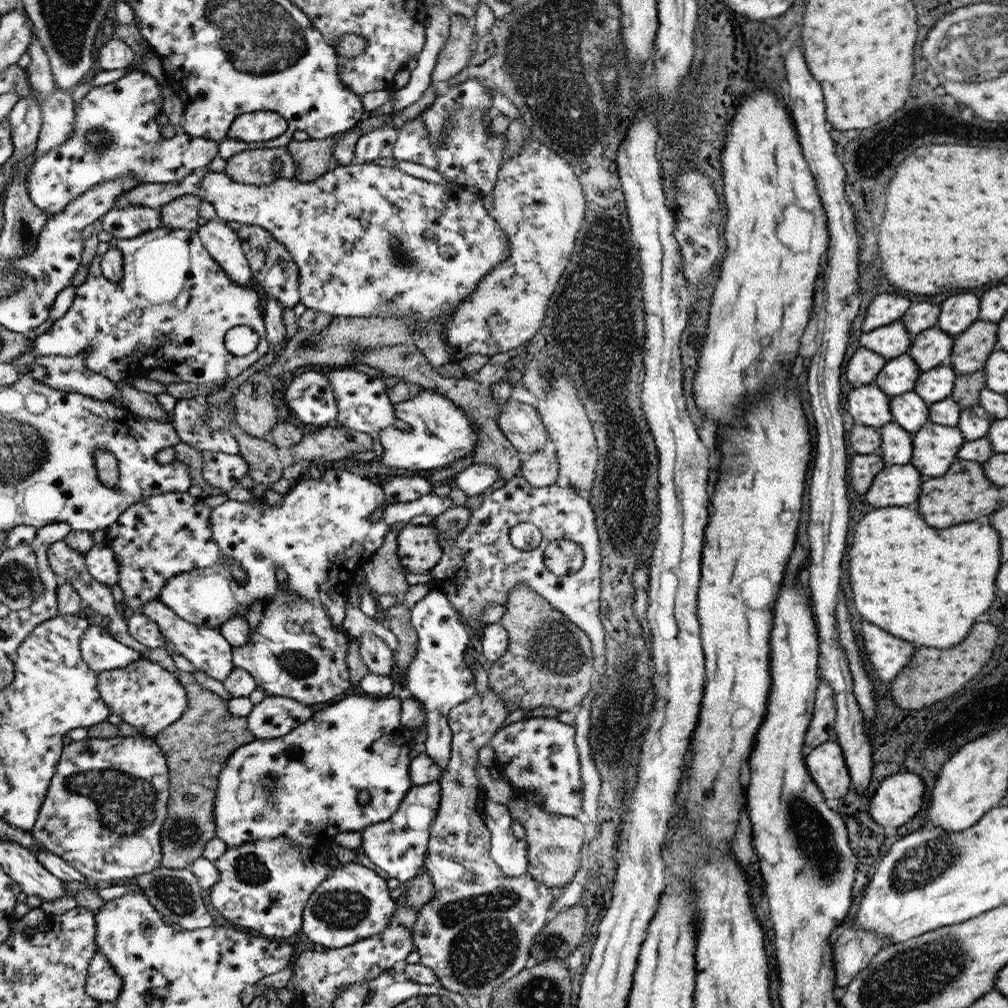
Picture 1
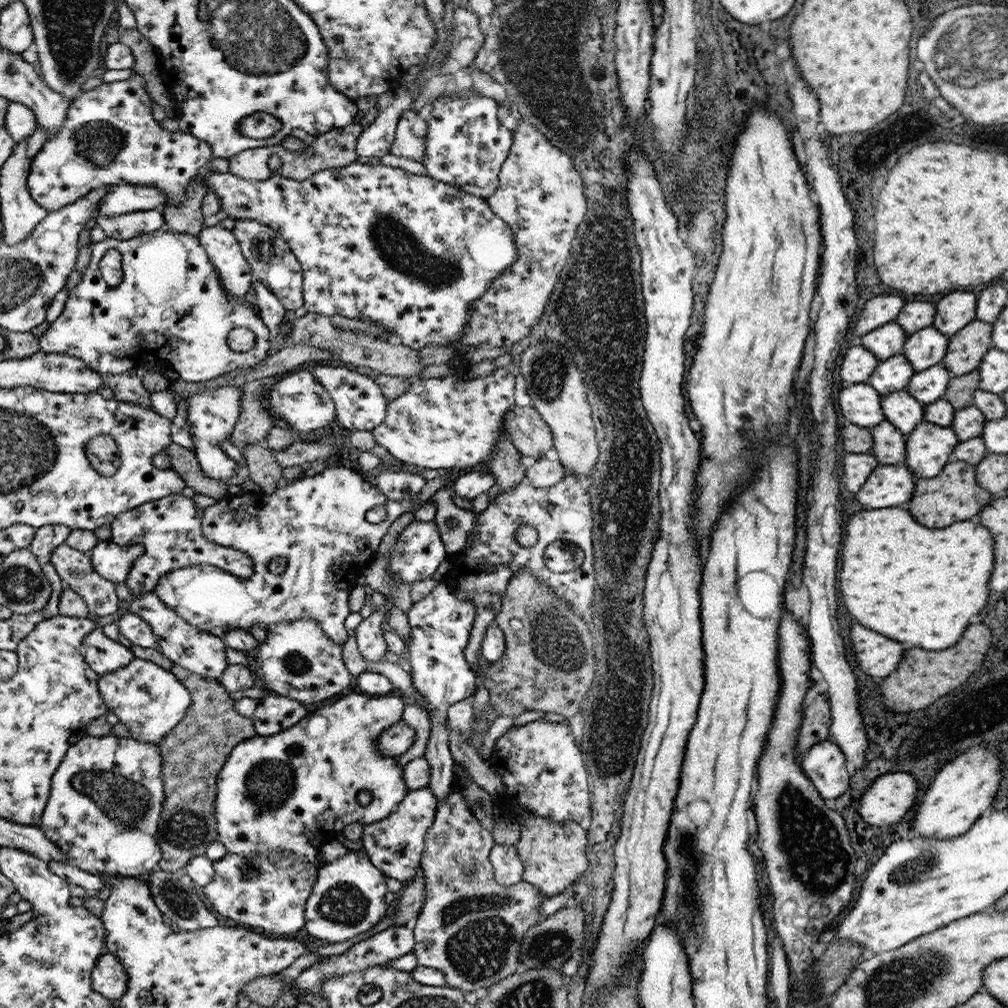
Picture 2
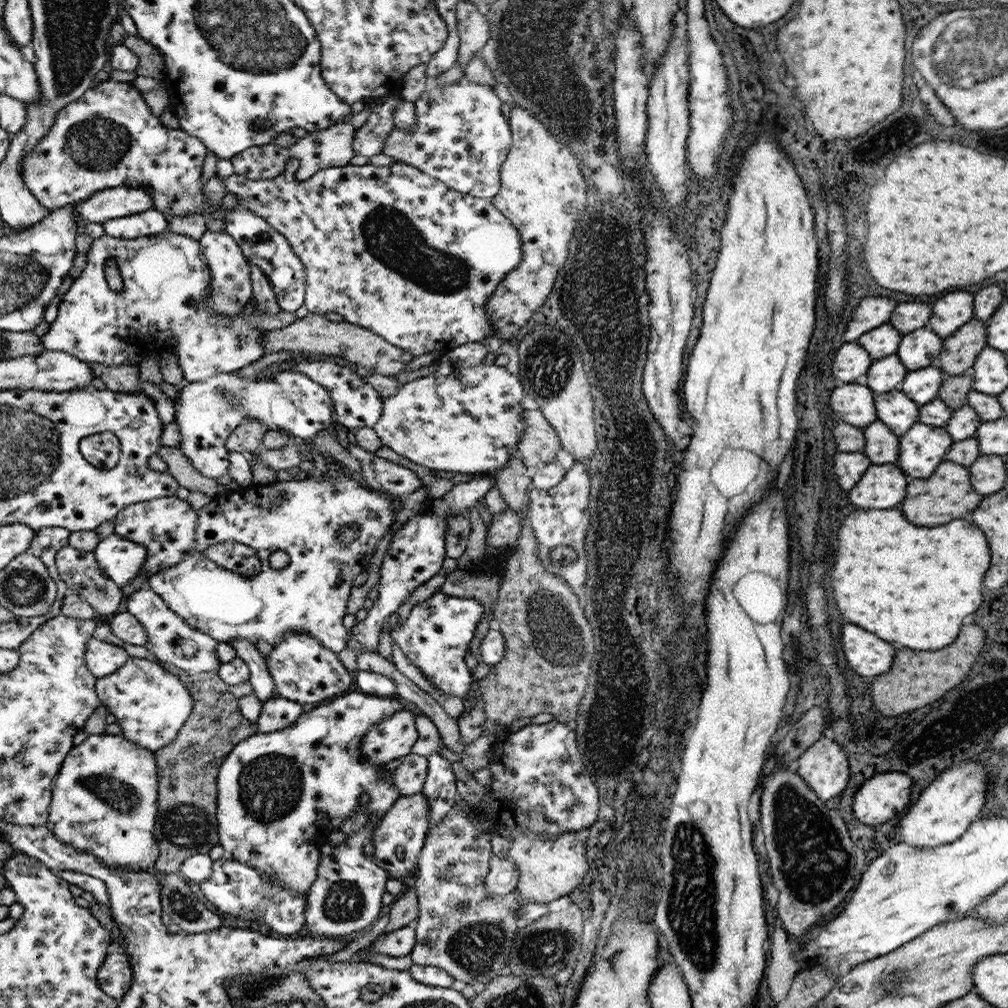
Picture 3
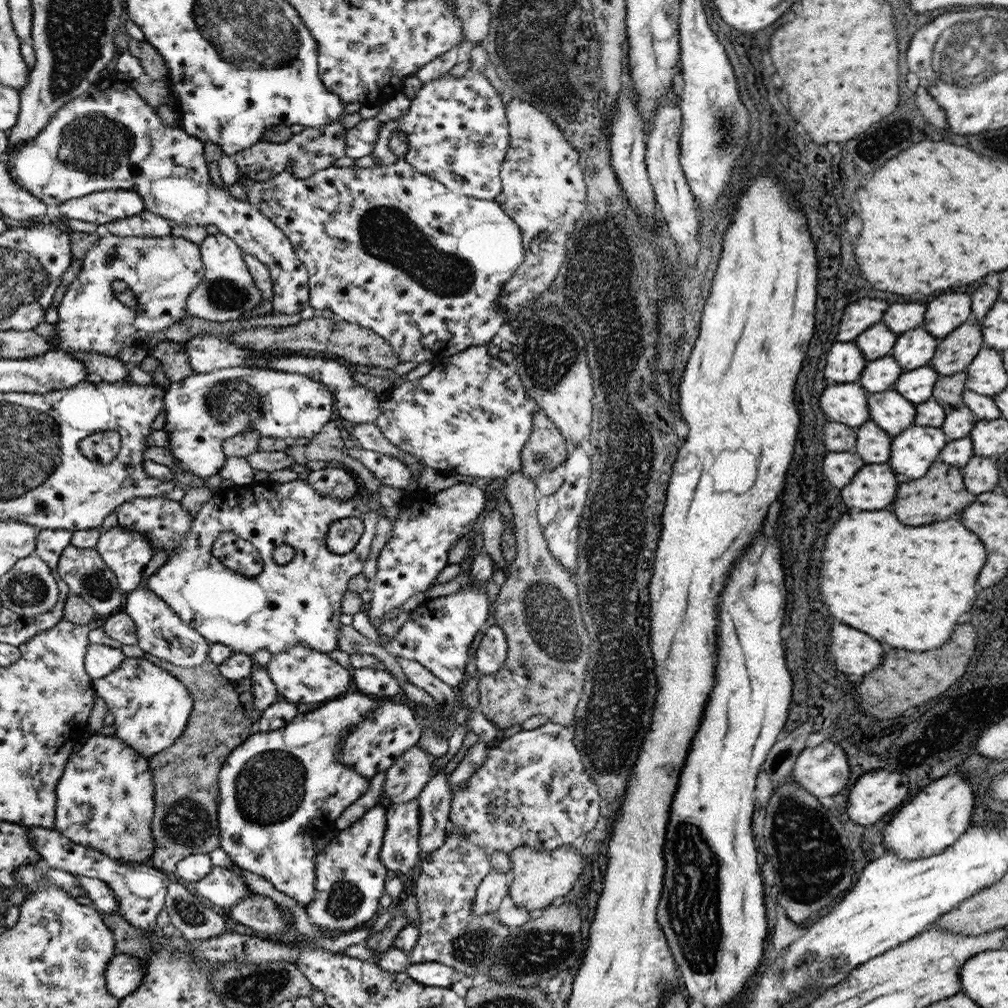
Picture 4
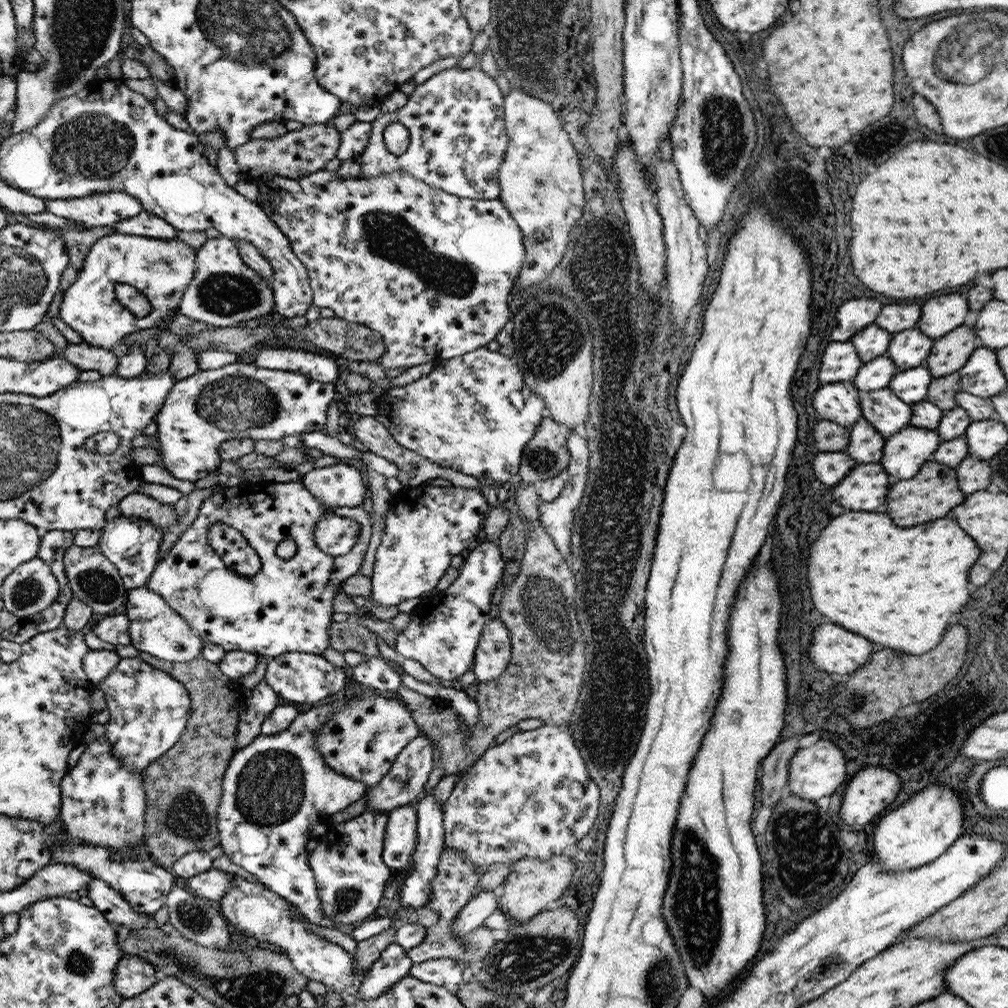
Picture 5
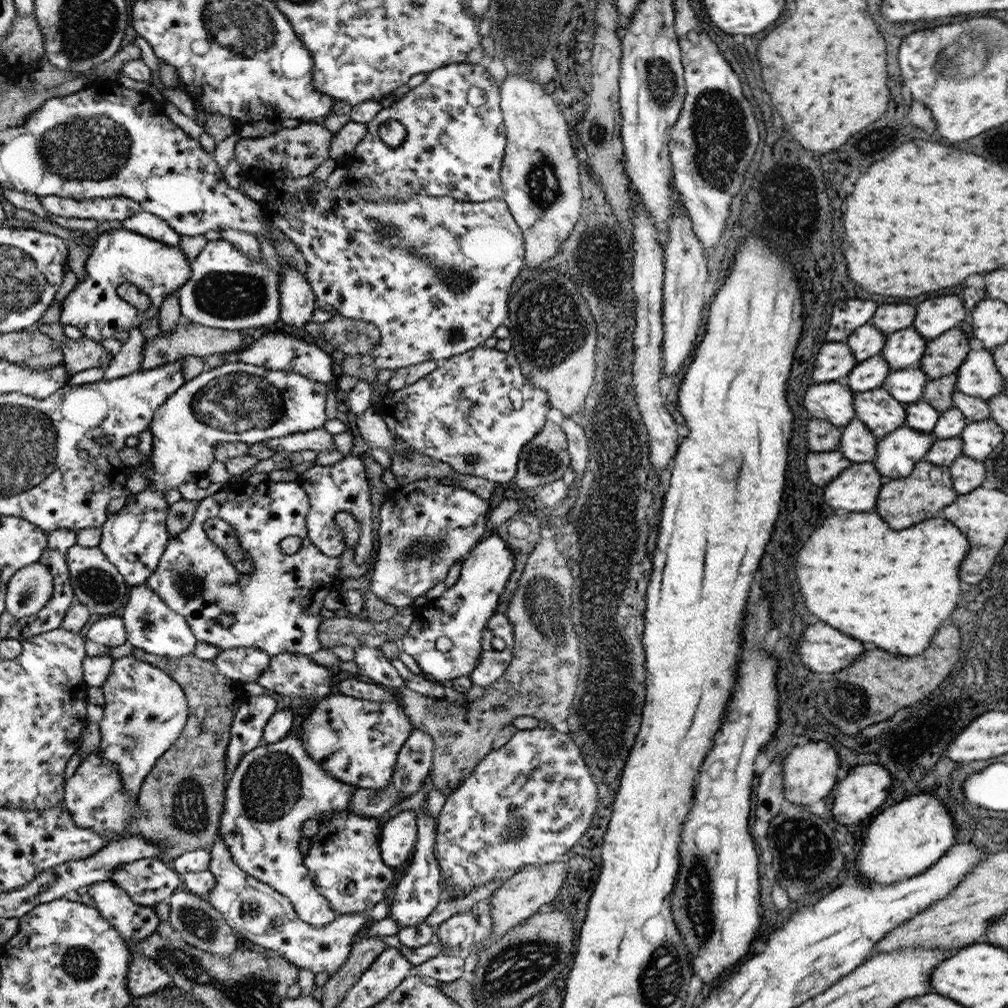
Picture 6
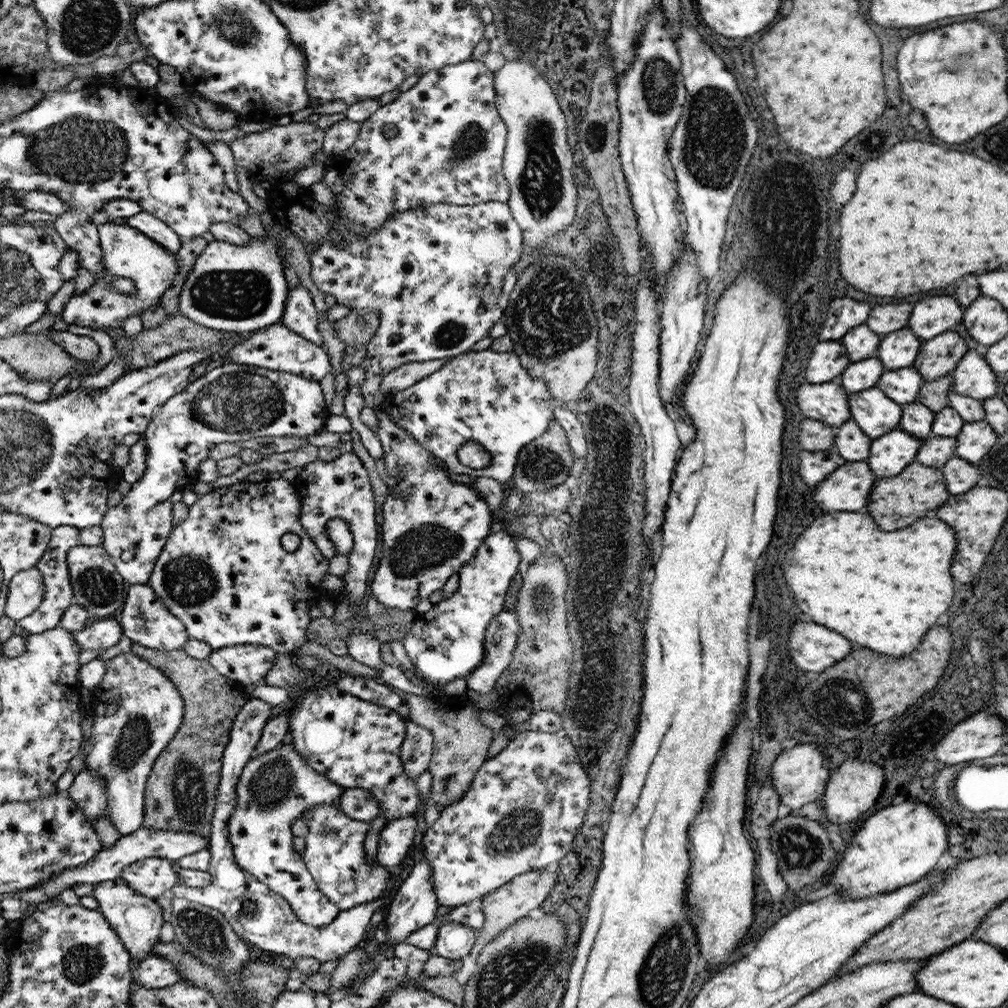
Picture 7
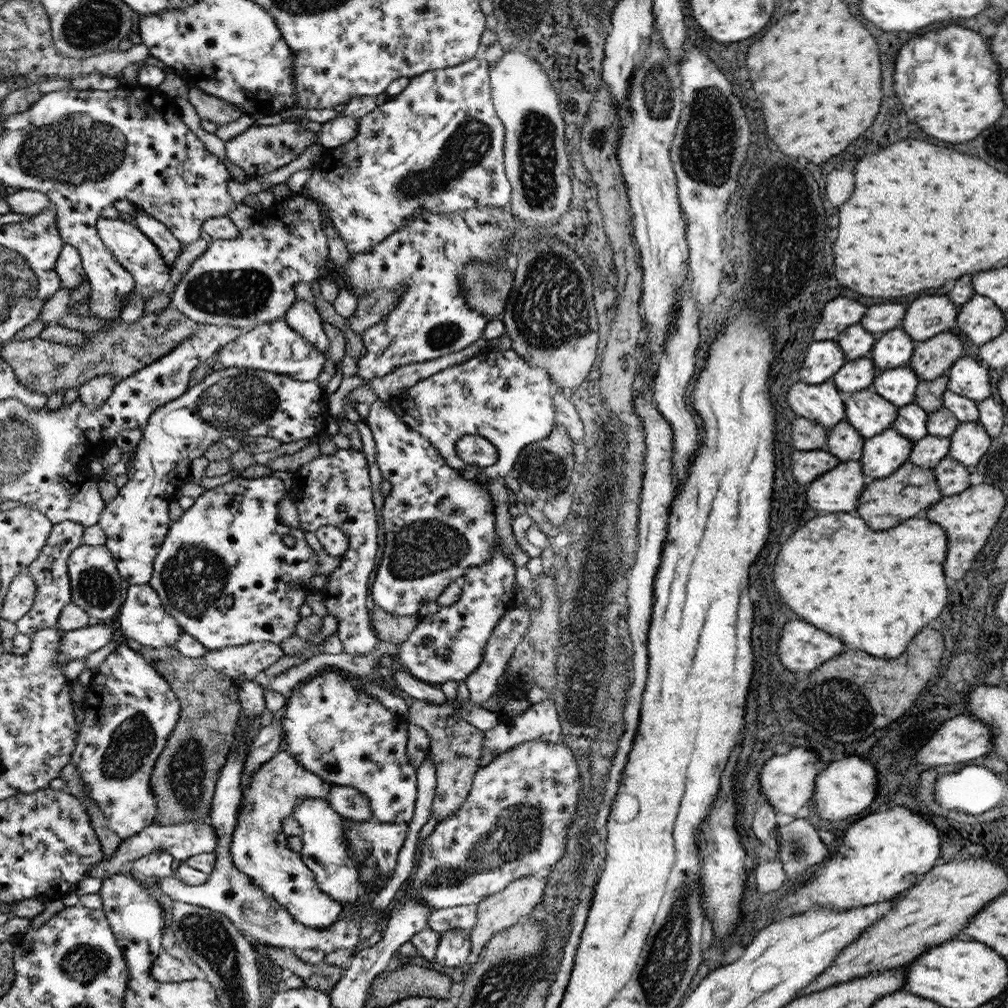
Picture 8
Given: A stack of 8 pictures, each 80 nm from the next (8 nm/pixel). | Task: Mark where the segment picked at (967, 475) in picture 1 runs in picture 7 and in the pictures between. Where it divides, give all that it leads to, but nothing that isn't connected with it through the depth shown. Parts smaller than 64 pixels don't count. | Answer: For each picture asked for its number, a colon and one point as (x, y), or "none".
2: (954, 495)
3: (947, 494)
4: (940, 494)
5: (934, 492)
6: (903, 502)
7: (896, 502)

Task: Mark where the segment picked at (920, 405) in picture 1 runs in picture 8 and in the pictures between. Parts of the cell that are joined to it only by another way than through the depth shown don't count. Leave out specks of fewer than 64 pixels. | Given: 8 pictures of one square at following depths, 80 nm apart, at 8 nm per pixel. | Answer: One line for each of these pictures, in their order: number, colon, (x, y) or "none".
2: (900, 408)
3: (895, 409)
4: (890, 410)
5: (888, 414)
6: (877, 408)
7: (876, 414)
8: (865, 410)

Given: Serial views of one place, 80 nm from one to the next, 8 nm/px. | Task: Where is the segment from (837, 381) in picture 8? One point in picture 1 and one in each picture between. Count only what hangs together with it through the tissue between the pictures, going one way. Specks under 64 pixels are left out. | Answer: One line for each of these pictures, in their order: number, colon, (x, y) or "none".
1: (900, 374)
2: (893, 374)
3: (888, 373)
4: (879, 375)
5: (876, 374)
6: (871, 373)
7: (863, 374)

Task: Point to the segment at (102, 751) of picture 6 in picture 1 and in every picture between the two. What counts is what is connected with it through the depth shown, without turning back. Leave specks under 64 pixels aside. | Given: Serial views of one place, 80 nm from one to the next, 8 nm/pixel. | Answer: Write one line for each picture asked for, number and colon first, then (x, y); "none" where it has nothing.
1: (144, 694)
2: (150, 700)
3: (151, 704)
4: (151, 707)
5: (149, 709)

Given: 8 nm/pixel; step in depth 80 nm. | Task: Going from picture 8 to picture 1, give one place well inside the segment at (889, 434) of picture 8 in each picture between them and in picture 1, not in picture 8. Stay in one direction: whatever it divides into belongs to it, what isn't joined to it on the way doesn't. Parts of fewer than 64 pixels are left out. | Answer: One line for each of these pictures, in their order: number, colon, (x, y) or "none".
1: (935, 447)
2: (928, 447)
3: (923, 447)
4: (912, 451)
5: (904, 453)
6: (897, 452)
7: (890, 454)

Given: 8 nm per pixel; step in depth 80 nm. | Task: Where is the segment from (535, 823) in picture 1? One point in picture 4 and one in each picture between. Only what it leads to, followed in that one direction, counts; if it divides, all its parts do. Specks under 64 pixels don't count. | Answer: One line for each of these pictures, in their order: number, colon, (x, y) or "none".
2: (554, 854)
3: (548, 868)
4: (539, 877)

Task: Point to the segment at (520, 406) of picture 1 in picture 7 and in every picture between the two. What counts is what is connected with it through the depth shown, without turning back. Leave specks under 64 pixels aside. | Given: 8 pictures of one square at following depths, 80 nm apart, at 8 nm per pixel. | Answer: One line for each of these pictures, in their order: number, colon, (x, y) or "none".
2: (527, 430)
3: (539, 443)
4: (546, 448)
5: (545, 455)
6: (543, 460)
7: (542, 464)

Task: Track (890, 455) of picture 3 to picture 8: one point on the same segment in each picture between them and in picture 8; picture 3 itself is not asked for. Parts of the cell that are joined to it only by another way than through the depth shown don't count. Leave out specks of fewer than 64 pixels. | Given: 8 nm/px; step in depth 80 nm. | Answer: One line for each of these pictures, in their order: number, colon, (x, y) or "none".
4: (873, 445)
5: (866, 445)
6: (858, 444)
7: (852, 443)
8: (844, 441)

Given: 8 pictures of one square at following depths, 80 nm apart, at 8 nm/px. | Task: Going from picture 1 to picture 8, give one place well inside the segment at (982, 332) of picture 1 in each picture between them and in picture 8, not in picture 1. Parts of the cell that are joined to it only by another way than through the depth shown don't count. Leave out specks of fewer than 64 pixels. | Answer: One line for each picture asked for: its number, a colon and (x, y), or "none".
2: (965, 350)
3: (959, 351)
4: (955, 351)
5: (949, 354)
6: (943, 355)
7: (937, 357)
8: (931, 358)

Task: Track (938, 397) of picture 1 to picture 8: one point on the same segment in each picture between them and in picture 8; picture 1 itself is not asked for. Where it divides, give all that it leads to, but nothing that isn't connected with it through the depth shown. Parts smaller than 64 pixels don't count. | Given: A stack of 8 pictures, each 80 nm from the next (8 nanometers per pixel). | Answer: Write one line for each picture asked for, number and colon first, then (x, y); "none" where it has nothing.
2: (928, 386)
3: (922, 385)
4: (917, 385)
5: (911, 386)
6: (906, 385)
7: (902, 385)
8: (898, 385)

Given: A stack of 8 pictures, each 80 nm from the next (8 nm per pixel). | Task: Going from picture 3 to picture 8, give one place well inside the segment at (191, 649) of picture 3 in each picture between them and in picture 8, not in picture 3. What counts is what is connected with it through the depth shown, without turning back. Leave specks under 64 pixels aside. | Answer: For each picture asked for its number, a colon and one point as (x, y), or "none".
4: (162, 634)
5: (155, 628)
6: (150, 625)
7: (145, 620)
8: (143, 619)

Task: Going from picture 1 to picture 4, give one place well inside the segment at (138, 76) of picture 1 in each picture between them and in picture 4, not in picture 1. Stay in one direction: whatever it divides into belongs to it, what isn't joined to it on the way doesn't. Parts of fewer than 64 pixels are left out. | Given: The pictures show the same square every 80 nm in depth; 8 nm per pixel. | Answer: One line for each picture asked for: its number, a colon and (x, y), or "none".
2: (110, 137)
3: (108, 138)
4: (109, 138)

